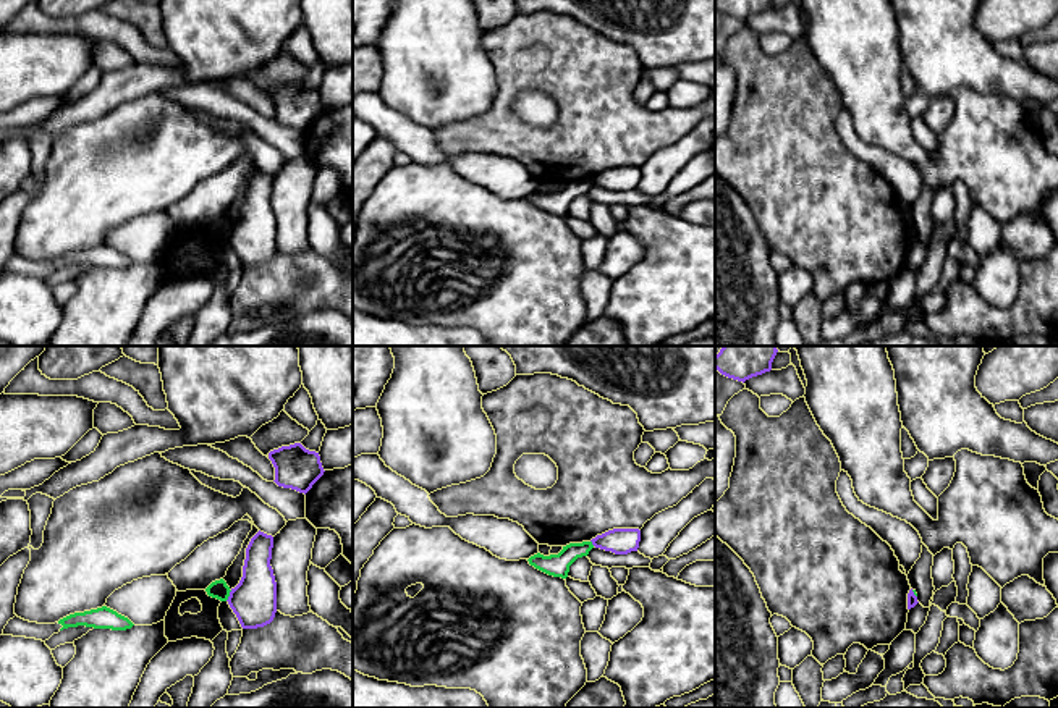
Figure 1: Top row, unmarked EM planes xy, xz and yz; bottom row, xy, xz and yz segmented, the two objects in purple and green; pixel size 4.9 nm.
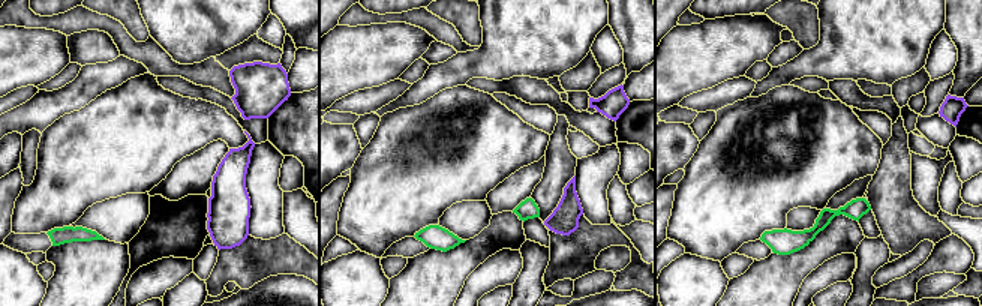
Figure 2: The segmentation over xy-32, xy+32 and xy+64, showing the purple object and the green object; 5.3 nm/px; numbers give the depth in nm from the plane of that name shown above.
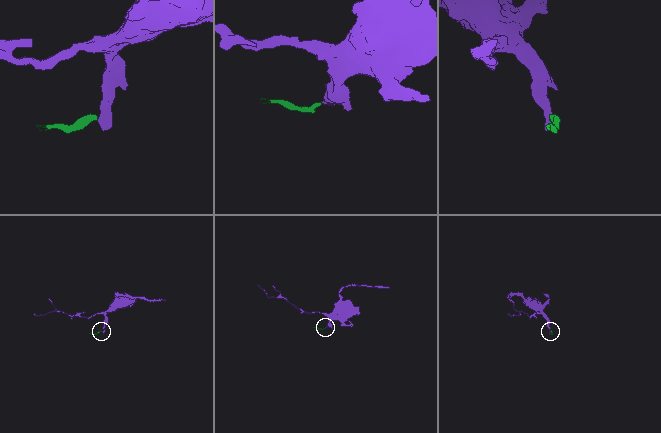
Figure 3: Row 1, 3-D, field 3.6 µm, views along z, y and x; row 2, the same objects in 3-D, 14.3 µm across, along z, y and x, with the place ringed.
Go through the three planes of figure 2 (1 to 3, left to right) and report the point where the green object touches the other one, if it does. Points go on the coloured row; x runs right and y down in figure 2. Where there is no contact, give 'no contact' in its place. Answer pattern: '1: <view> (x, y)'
1: no contact
2: no contact
3: no contact

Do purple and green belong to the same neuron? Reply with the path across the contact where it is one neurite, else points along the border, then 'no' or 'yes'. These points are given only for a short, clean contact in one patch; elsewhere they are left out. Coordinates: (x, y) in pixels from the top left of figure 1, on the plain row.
along xy (232, 228), (225, 238) | no

